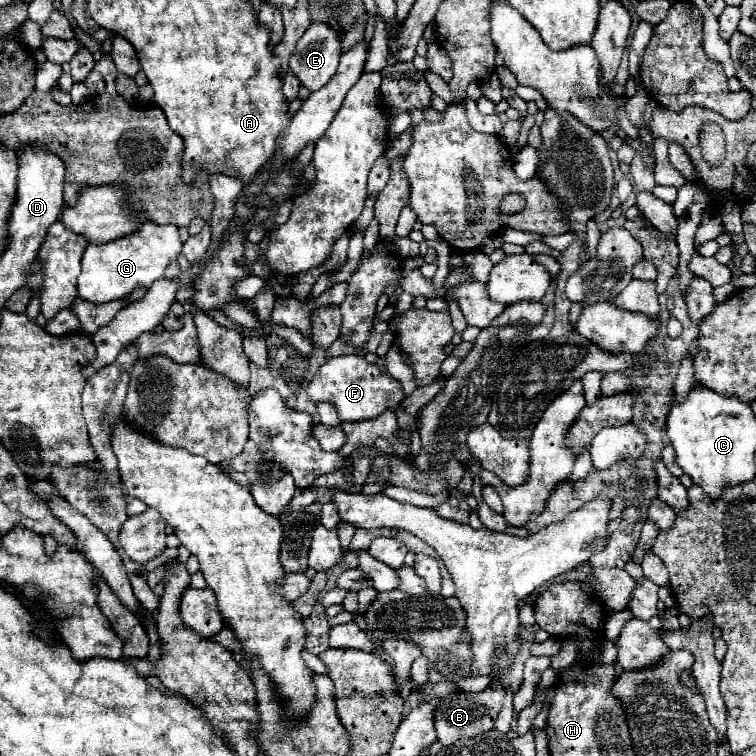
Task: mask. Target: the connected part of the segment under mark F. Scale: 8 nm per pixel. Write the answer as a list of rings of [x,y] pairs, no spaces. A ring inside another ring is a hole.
[[[337,356],[325,362],[315,378],[307,384],[307,394],[315,402],[329,402],[337,408],[341,422],[355,422],[379,416],[387,408],[397,408],[397,404],[403,400],[403,388],[401,382],[391,378],[385,372],[377,370],[377,364],[369,364],[363,356]]]

